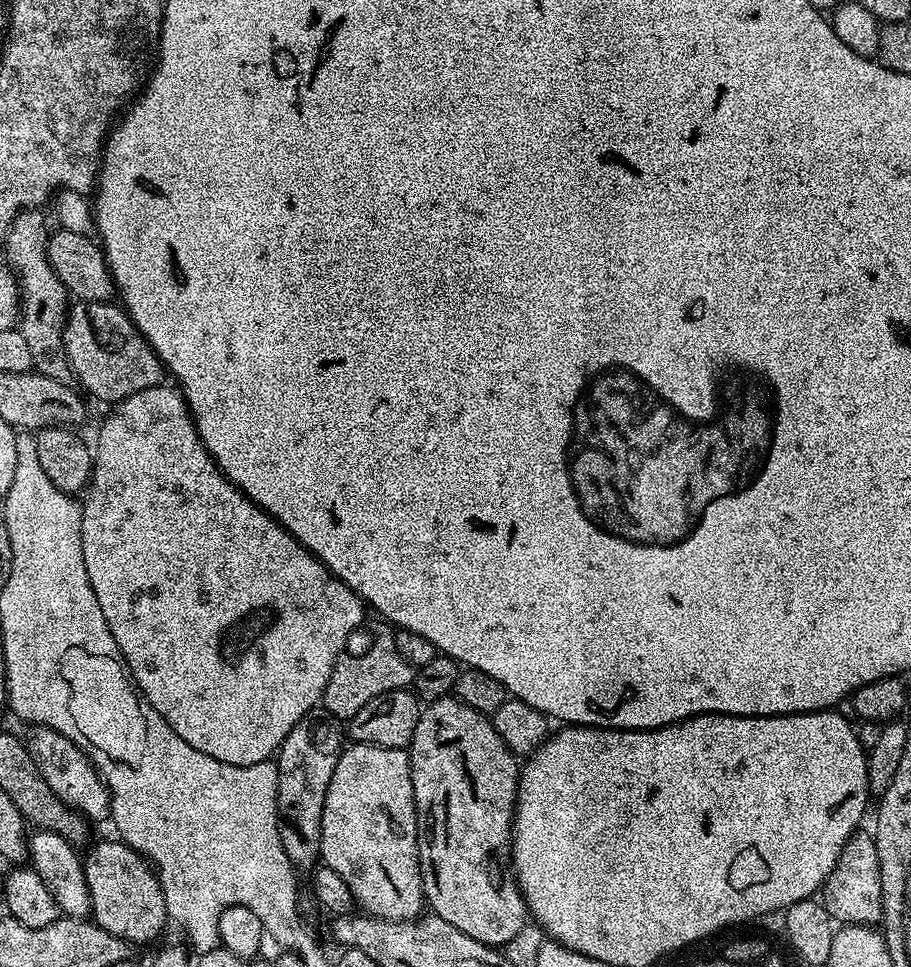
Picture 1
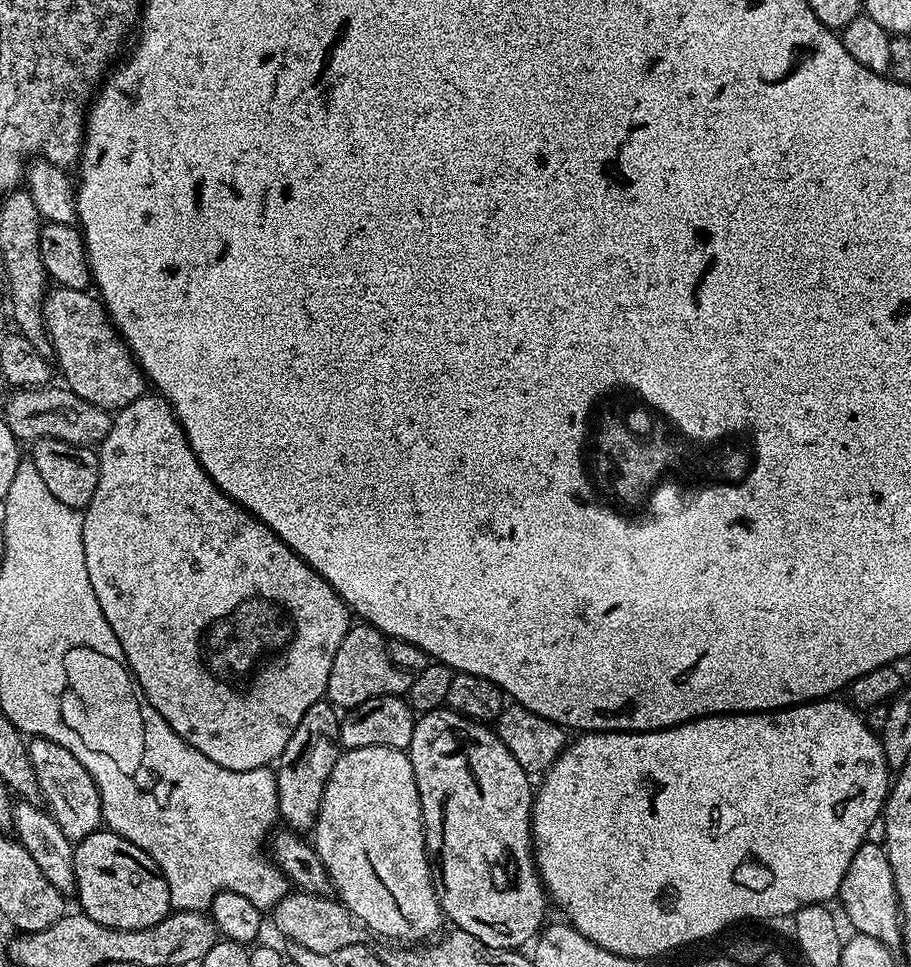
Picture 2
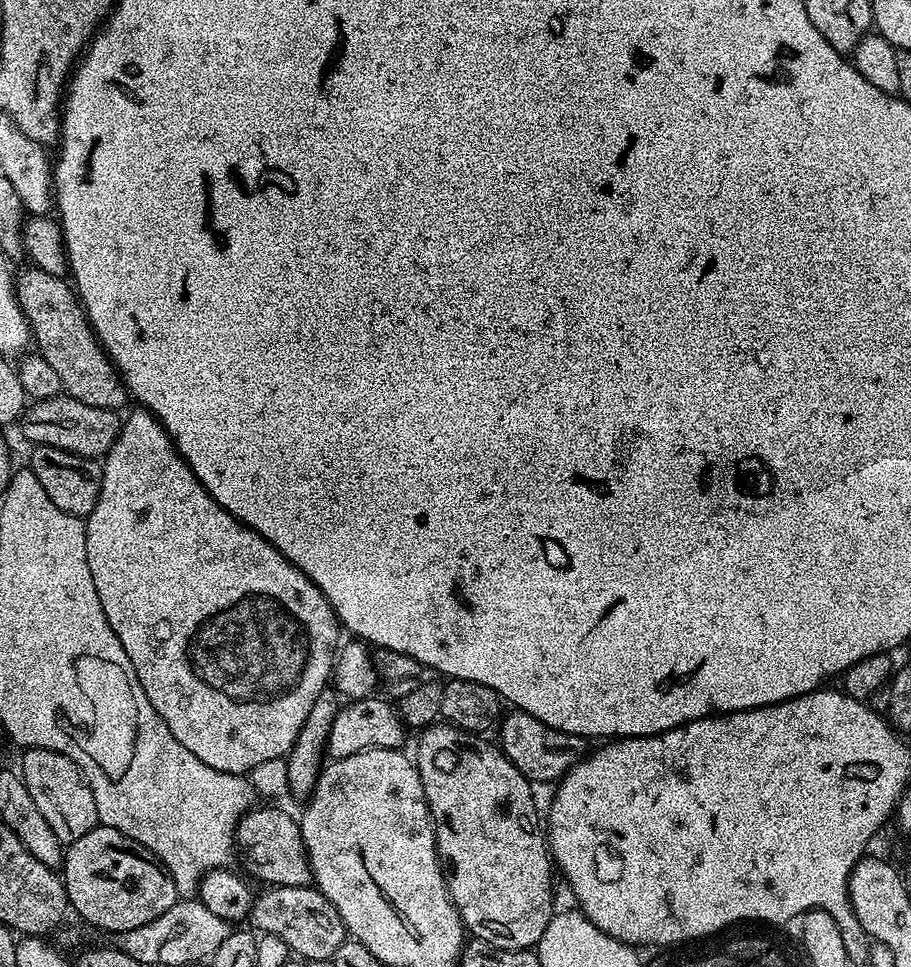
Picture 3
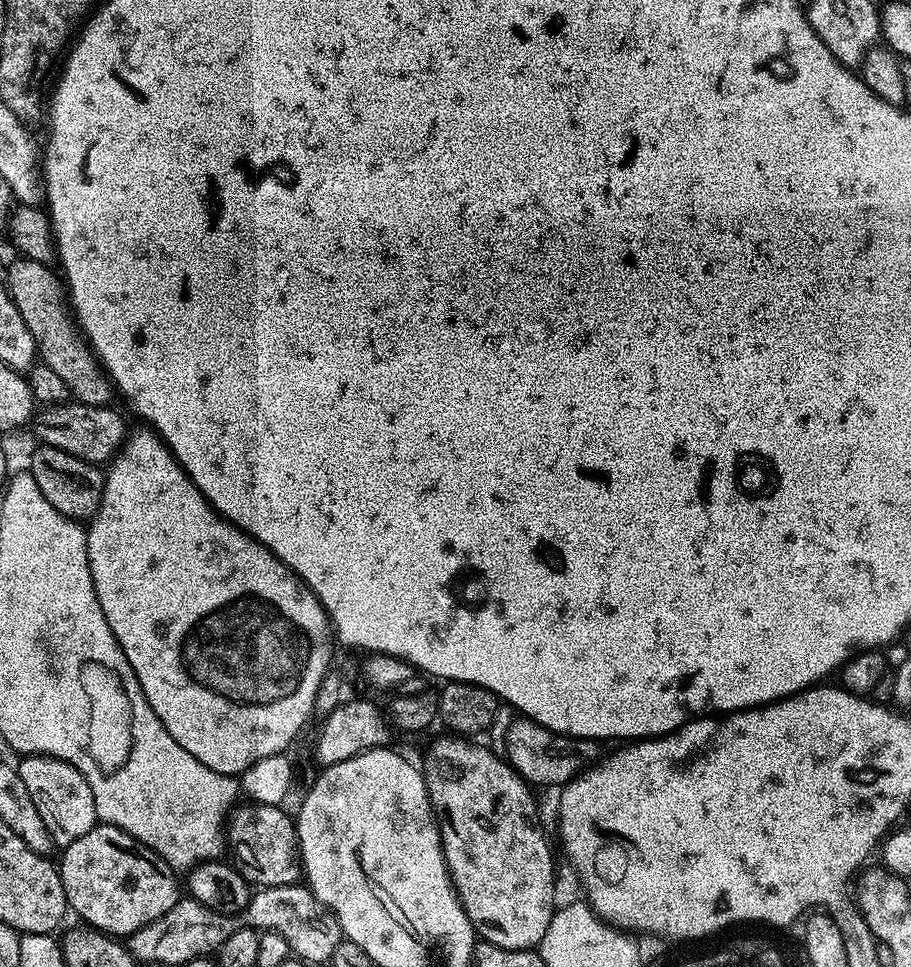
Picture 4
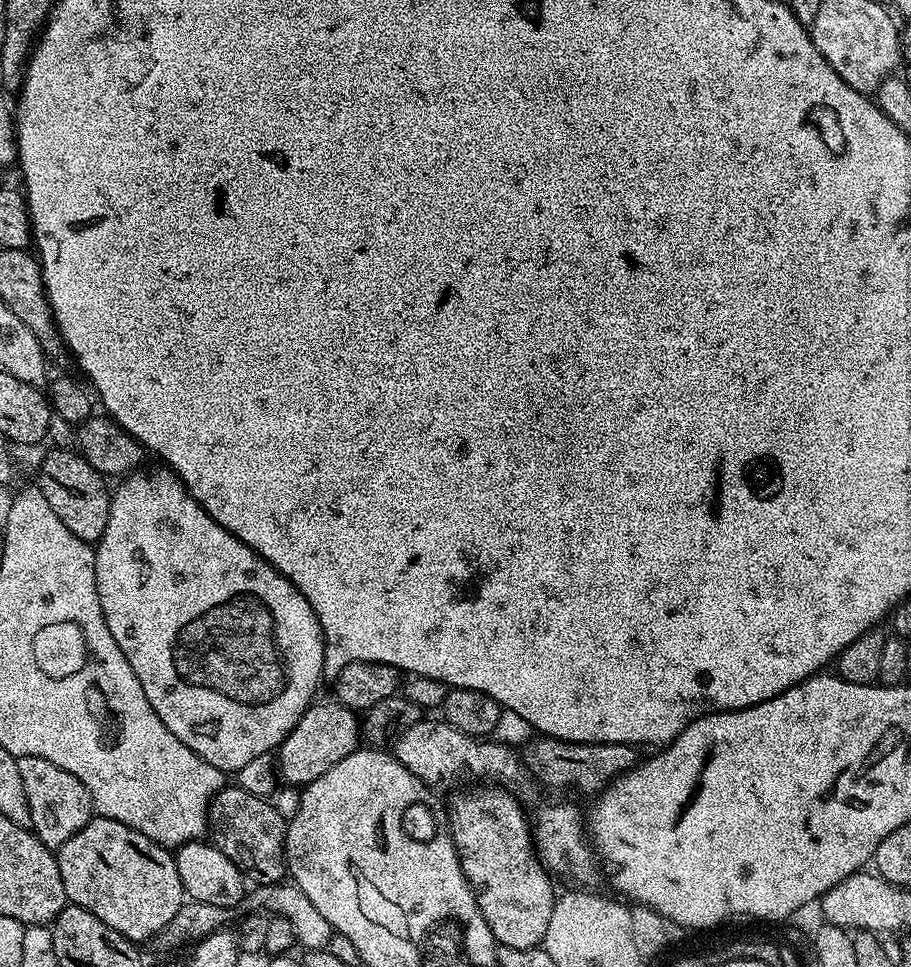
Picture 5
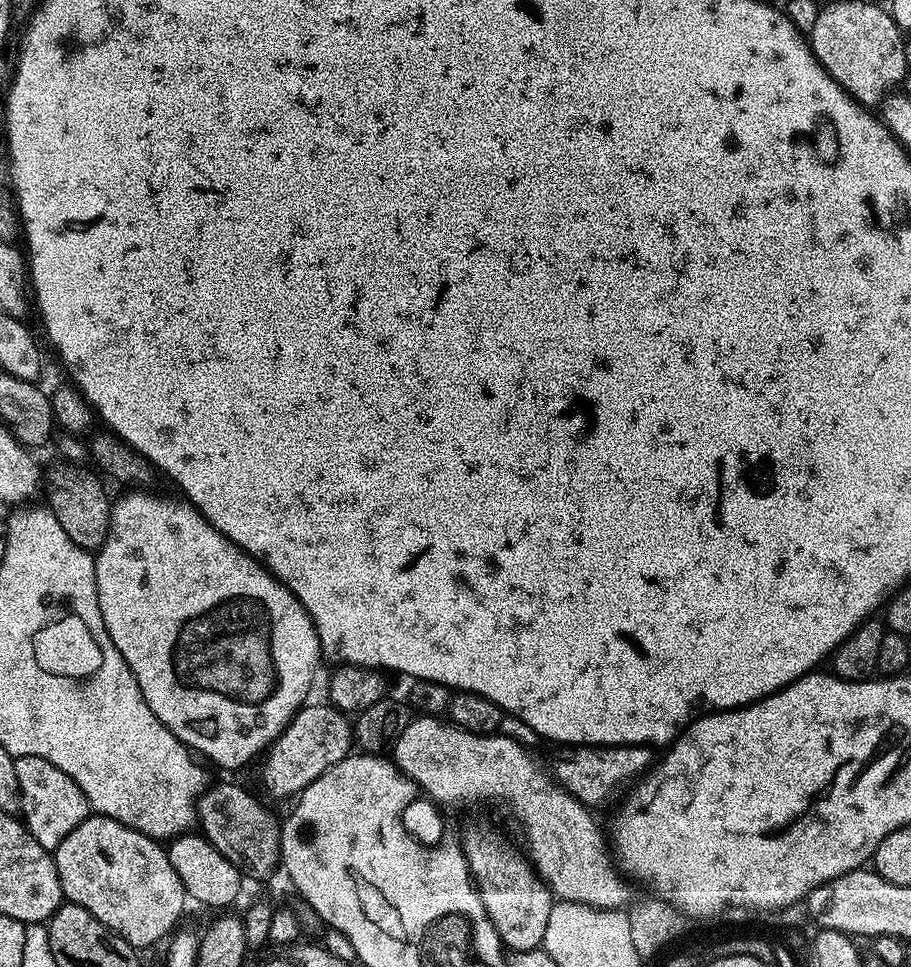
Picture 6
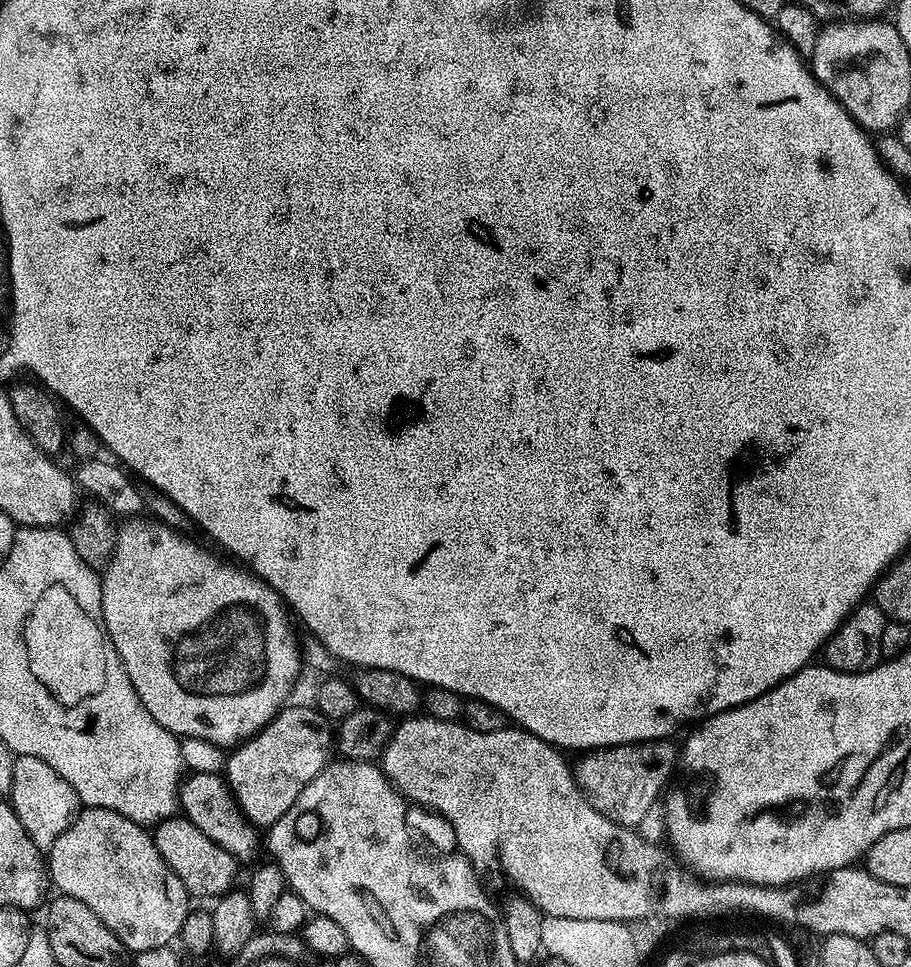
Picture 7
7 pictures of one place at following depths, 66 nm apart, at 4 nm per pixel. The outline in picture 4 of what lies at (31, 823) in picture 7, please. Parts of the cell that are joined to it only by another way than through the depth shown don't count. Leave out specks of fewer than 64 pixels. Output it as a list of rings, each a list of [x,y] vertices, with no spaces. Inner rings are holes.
[[[28,754],[21,760],[24,761],[16,764],[18,774],[22,774],[22,783],[26,785],[42,822],[46,822],[46,830],[50,830],[50,838],[57,849],[70,846],[74,838],[82,838],[82,834],[96,827],[94,794],[90,794],[90,782],[82,778],[77,768],[53,756]]]

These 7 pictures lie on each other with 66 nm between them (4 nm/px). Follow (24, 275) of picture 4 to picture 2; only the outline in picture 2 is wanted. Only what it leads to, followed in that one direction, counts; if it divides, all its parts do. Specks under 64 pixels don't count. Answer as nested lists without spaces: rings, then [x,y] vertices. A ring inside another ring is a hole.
[[[53,287],[44,297],[44,328],[52,343],[55,367],[59,375],[60,372],[64,375],[63,383],[86,402],[107,410],[119,410],[145,395],[144,371],[109,320],[103,303],[91,291]]]

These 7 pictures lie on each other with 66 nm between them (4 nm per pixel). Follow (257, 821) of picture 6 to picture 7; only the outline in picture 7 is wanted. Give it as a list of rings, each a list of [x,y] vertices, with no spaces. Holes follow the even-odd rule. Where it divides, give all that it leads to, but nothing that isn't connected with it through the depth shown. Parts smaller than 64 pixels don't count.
[[[216,772],[185,775],[180,785],[179,811],[183,819],[198,826],[198,830],[202,830],[202,834],[206,834],[210,842],[222,846],[222,850],[226,850],[226,854],[230,854],[237,862],[254,859],[256,851],[262,848],[261,833],[260,836],[256,833],[259,832],[257,825],[251,824],[246,818],[246,814],[234,798],[232,789],[228,787],[227,779],[221,773],[220,776]]]

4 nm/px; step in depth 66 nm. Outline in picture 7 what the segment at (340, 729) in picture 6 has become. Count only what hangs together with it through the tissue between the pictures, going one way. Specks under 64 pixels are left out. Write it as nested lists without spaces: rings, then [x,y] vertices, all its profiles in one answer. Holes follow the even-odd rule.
[[[285,706],[251,740],[231,749],[226,779],[238,806],[257,826],[271,826],[294,806],[298,794],[329,764],[334,752],[334,728],[315,706]]]

